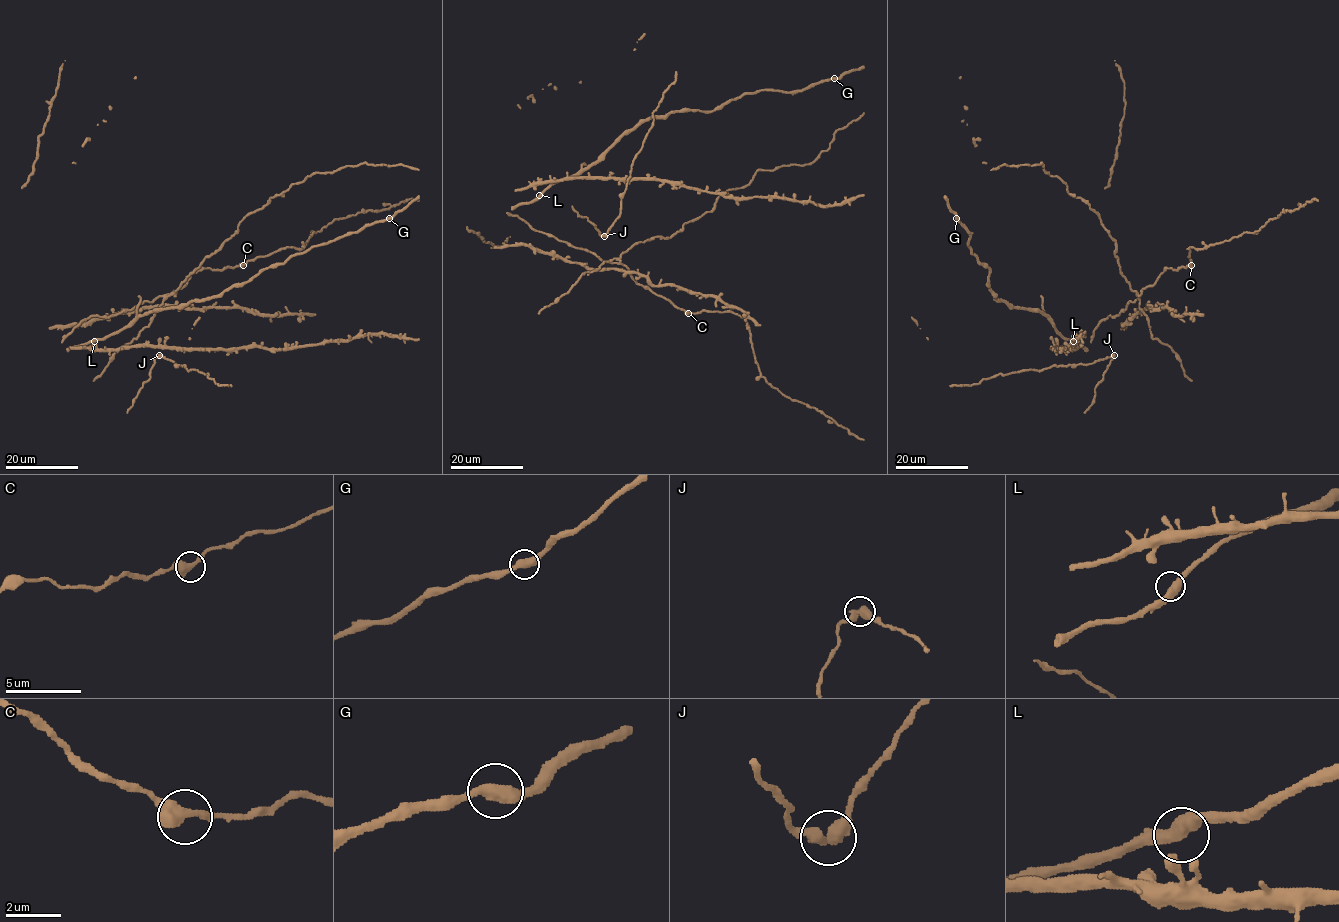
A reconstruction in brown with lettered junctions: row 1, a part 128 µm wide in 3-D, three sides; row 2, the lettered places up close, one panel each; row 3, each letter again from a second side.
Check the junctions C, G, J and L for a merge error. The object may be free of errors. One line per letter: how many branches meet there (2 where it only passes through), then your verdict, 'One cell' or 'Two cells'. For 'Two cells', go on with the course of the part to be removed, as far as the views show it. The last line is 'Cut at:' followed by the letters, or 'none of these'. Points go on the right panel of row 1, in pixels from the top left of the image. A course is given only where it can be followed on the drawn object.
C: Branches: 2. One cell
G: Branches: 2. One cell
J: Branches: 2. Two cells. Course of the part to remove: (1114, 355), (1091, 364), (1000, 373), (978, 383), (950, 386)
L: Branches: 2. One cell
Cut at: J

